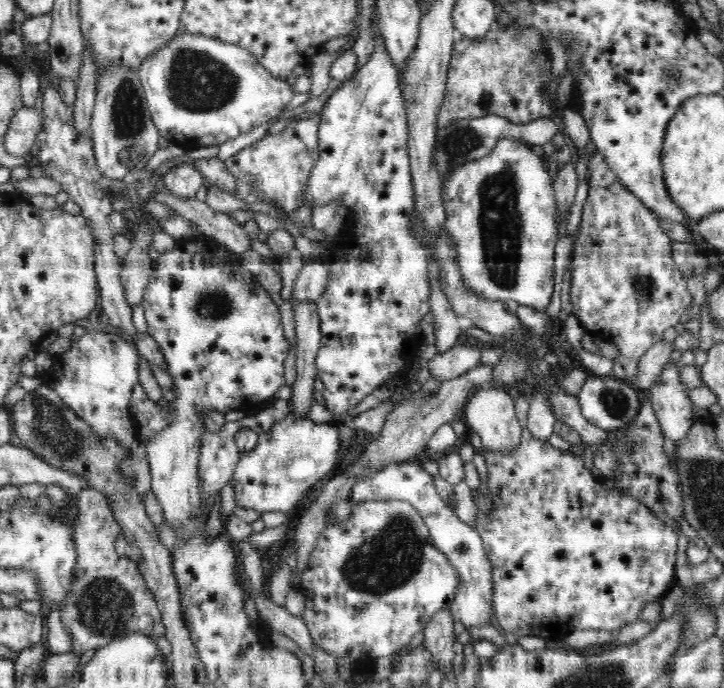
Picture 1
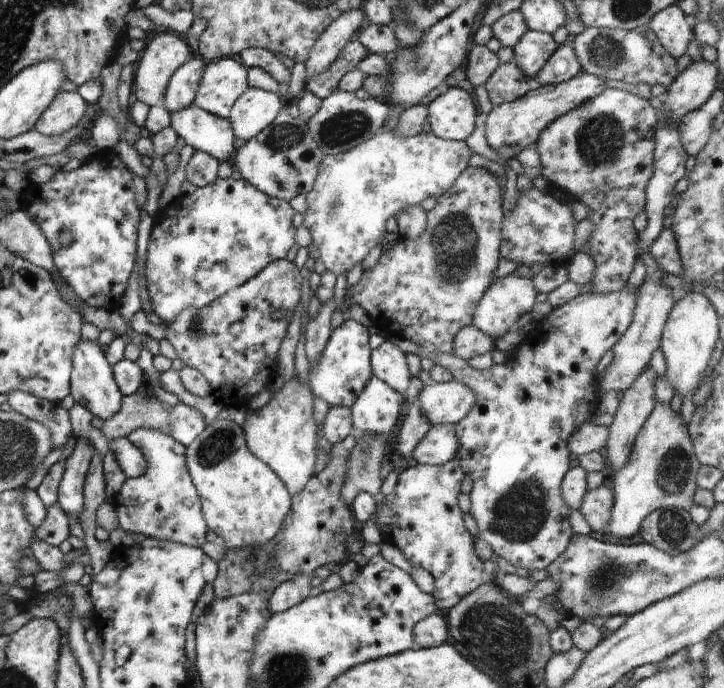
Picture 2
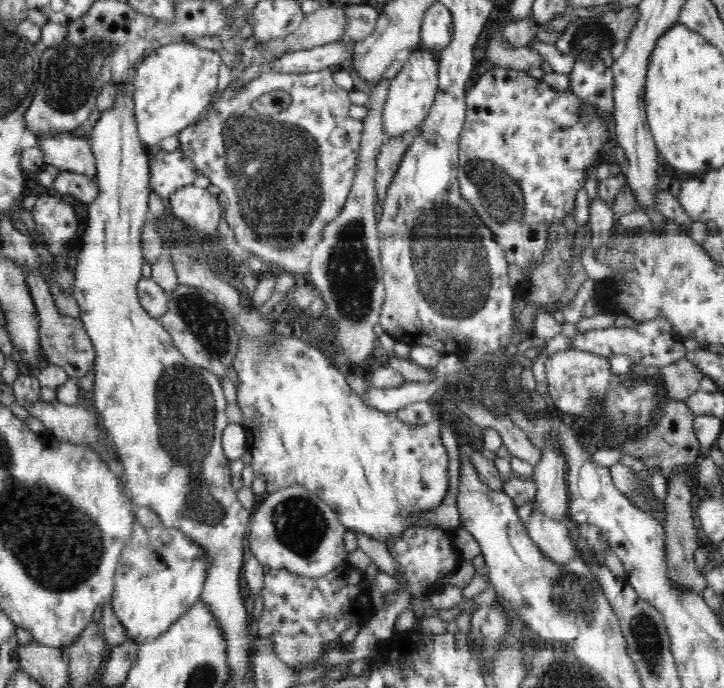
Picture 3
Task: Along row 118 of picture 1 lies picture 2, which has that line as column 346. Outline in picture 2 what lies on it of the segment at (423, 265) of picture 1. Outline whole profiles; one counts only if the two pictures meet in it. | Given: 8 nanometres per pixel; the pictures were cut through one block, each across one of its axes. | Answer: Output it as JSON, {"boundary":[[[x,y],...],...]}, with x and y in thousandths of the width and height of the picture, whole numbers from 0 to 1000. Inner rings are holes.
{"boundary":[[[478,462],[468,475],[457,483],[449,507],[441,517],[441,525],[428,531],[424,544],[424,558],[434,576],[457,592],[485,592],[489,587],[515,545],[511,490],[508,477],[483,462]]]}

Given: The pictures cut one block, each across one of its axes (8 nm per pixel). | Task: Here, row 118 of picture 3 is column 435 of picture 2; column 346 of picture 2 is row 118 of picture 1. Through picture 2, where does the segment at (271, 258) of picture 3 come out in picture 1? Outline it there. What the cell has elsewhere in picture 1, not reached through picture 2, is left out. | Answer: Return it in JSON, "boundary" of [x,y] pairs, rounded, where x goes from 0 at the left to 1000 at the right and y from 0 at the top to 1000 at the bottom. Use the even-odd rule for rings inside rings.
{"boundary":[[[401,170],[390,192],[367,192],[359,203],[309,233],[315,250],[325,259],[322,283],[340,297],[374,291],[398,310],[414,302],[420,297],[425,259],[443,225],[439,190],[439,170]]]}

